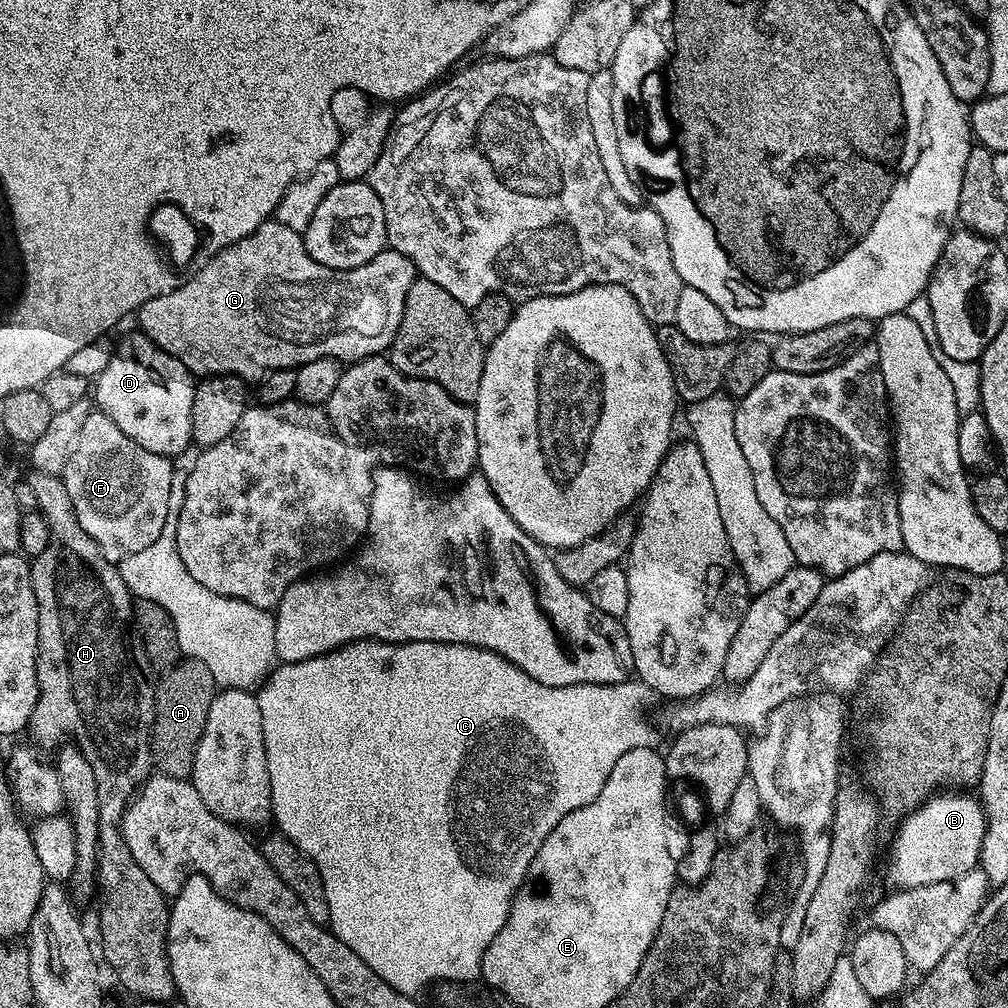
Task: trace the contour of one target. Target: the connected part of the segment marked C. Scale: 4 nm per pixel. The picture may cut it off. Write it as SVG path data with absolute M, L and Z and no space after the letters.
M355 640L352 644L343 644L340 648L335 648L332 652L322 654L318 658L310 658L302 662L293 664L281 663L272 669L271 676L260 685L255 693L258 702L258 710L262 710L262 730L264 731L264 745L266 746L266 758L268 759L268 769L270 770L270 794L272 795L272 814L271 819L276 820L279 835L284 836L302 854L306 854L318 866L318 874L322 874L322 886L326 894L328 903L328 923L327 927L332 931L339 940L346 942L374 974L378 974L395 992L401 992L403 996L415 997L416 992L423 990L427 984L435 985L437 982L472 982L480 976L480 967L482 958L486 954L486 946L494 942L498 930L506 926L506 920L512 909L512 902L516 898L516 893L525 887L528 880L528 871L542 846L542 842L574 810L594 802L598 794L602 794L602 786L610 778L610 770L614 770L614 762L626 754L626 750L635 748L656 748L656 732L648 725L648 720L644 717L644 703L650 697L650 690L645 684L641 684L639 679L629 678L623 680L620 684L579 684L569 688L551 688L542 686L530 674L523 672L518 666L514 666L506 658L502 658L497 652L491 652L485 648L475 648L465 644L447 644L446 642L406 642L405 644L391 644L381 640Z

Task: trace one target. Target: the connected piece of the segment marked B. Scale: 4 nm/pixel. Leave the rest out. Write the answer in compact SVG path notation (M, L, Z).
M944 790L938 795L933 794L919 808L913 809L903 817L904 822L900 828L900 833L892 840L893 857L888 864L890 868L888 876L896 882L897 889L930 886L934 882L953 880L962 874L973 871L979 865L982 838L986 830L984 806L975 795L963 796L960 792L963 791Z

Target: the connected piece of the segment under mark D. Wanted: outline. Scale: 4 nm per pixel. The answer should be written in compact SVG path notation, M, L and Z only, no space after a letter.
M133 330L115 345L106 370L94 380L94 404L105 412L138 446L154 454L176 458L192 444L192 419L190 410L194 406L194 390L197 381L178 358L166 354L139 330Z

